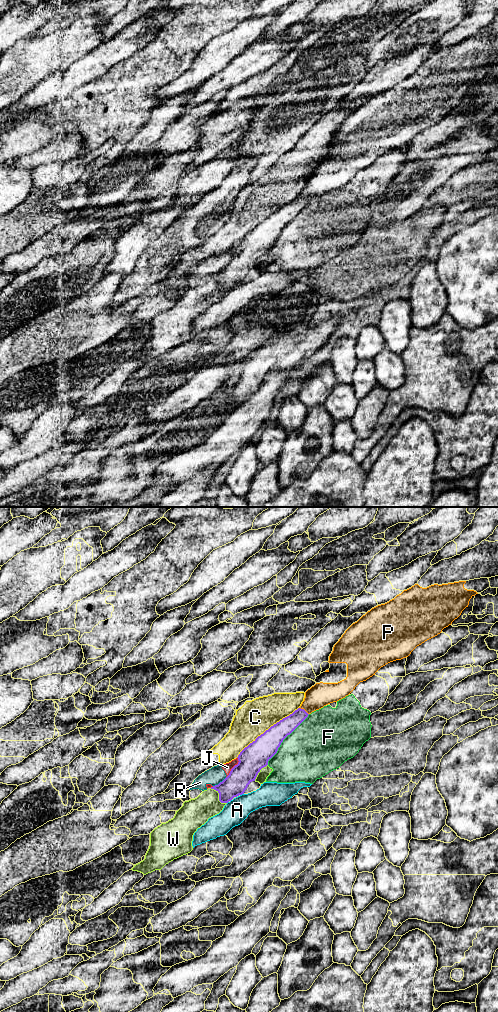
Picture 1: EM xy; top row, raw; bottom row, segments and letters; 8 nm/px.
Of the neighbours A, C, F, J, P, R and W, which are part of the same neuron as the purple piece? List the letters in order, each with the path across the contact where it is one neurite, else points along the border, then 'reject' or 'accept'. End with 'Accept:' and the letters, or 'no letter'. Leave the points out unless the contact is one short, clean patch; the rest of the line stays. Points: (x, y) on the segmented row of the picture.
A: reject
C: reject
F: reject
J: reject
P: reject
R: border xy (226, 777), (213, 786); reject
W: reject
Accept: no letter

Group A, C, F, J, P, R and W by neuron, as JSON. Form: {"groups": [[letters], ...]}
{"groups": [["A"], ["C"], ["F"], ["J", "R"], ["P"], ["W"]]}

